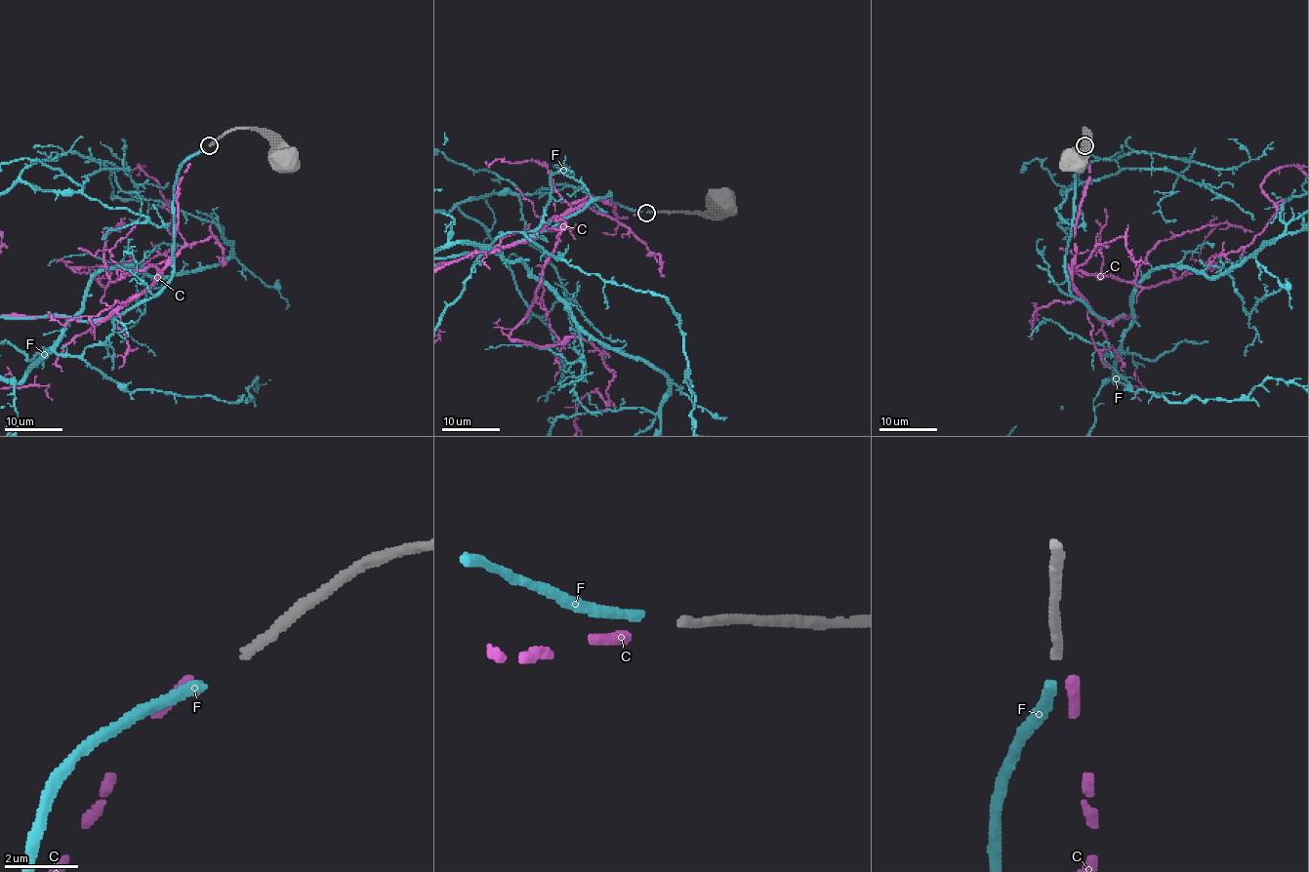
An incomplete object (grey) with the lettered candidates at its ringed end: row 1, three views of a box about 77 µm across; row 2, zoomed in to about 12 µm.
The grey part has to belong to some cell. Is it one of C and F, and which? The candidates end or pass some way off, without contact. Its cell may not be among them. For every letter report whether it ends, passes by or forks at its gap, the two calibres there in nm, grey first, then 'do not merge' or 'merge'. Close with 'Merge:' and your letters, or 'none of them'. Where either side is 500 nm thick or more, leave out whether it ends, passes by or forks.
C: it ends; calibres 260 and 320 nm; do not merge
F: it ends; calibres 260 and 300 nm; merge
Merge: F

